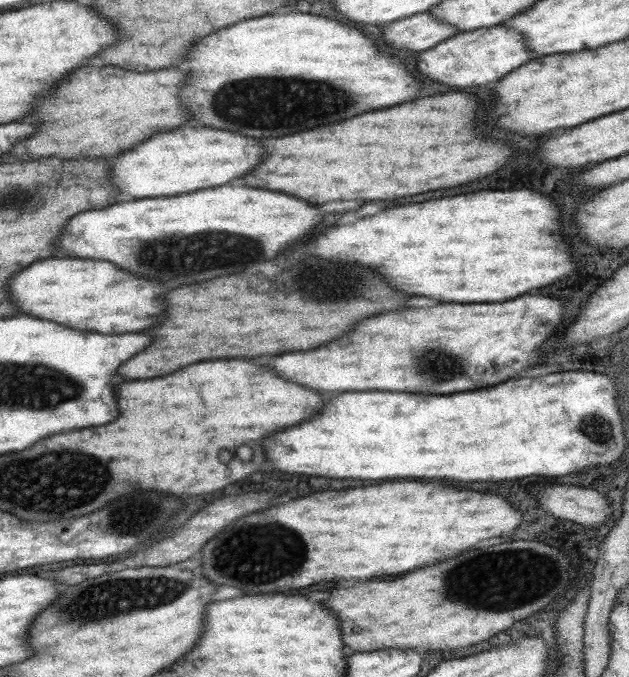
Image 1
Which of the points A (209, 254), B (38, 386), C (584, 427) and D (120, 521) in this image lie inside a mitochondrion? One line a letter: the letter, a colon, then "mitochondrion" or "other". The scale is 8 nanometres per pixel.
A: mitochondrion
B: mitochondrion
C: mitochondrion
D: mitochondrion

